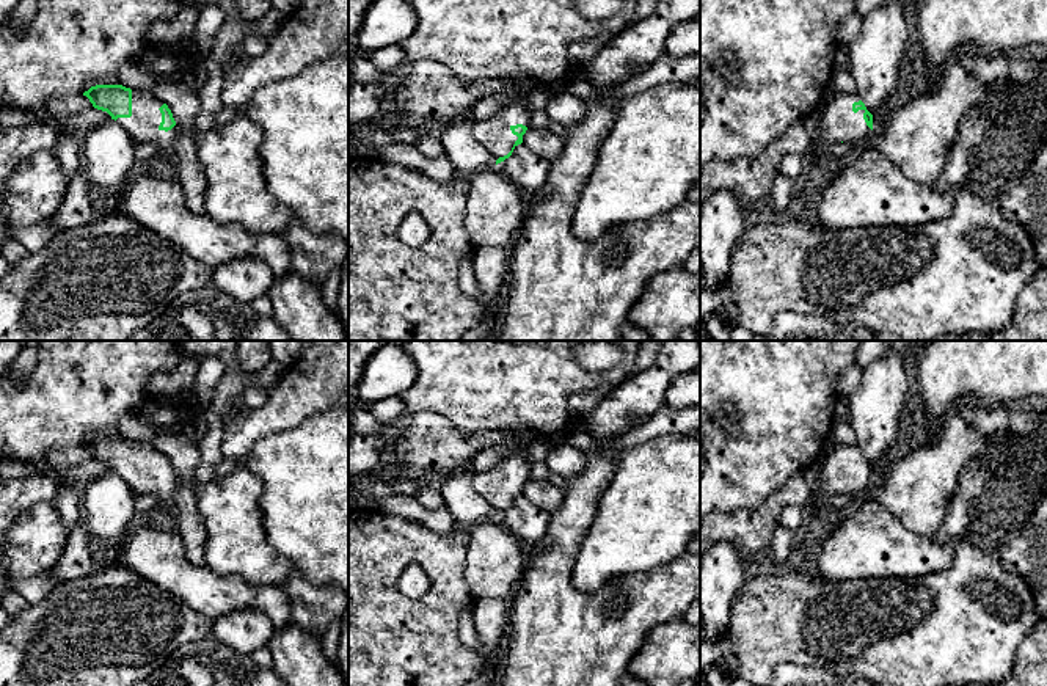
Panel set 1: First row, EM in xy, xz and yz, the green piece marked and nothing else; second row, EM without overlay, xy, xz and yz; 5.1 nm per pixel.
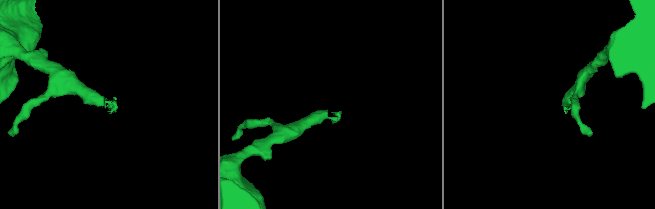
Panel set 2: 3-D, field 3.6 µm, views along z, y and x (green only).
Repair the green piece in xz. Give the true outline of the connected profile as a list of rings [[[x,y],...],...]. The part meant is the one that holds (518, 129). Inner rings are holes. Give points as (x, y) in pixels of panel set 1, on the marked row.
[[[513,96],[496,115],[474,121],[474,137],[494,157],[496,165],[509,159],[523,143],[532,116],[527,96]]]

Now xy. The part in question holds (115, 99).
[[[96,85],[83,93],[94,108],[107,111],[118,121],[132,141],[148,143],[157,152],[171,152],[179,127],[171,110],[160,99],[144,89],[130,89],[122,85]]]

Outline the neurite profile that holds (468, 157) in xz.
[[[472,115],[447,121],[441,144],[457,174],[472,177],[496,165],[494,157],[474,137]]]

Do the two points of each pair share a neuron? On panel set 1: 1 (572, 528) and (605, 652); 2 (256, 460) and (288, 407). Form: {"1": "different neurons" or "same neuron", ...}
{"1": "same neuron", "2": "different neurons"}

